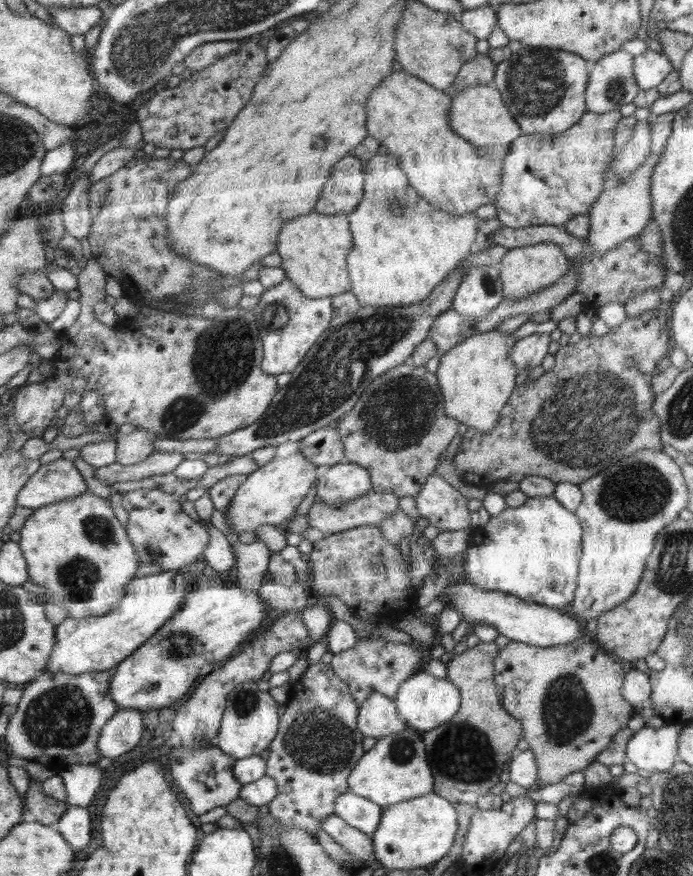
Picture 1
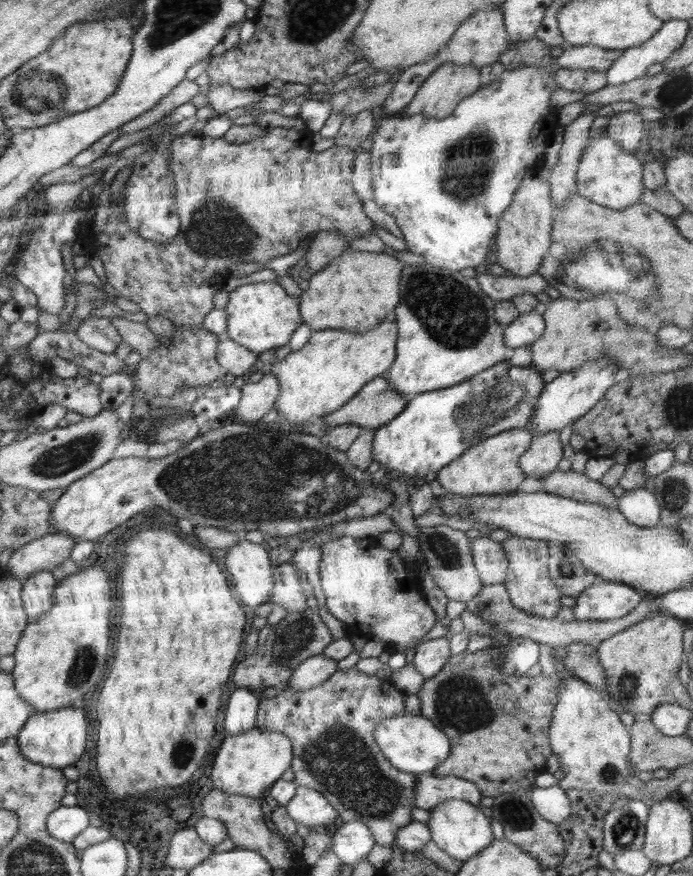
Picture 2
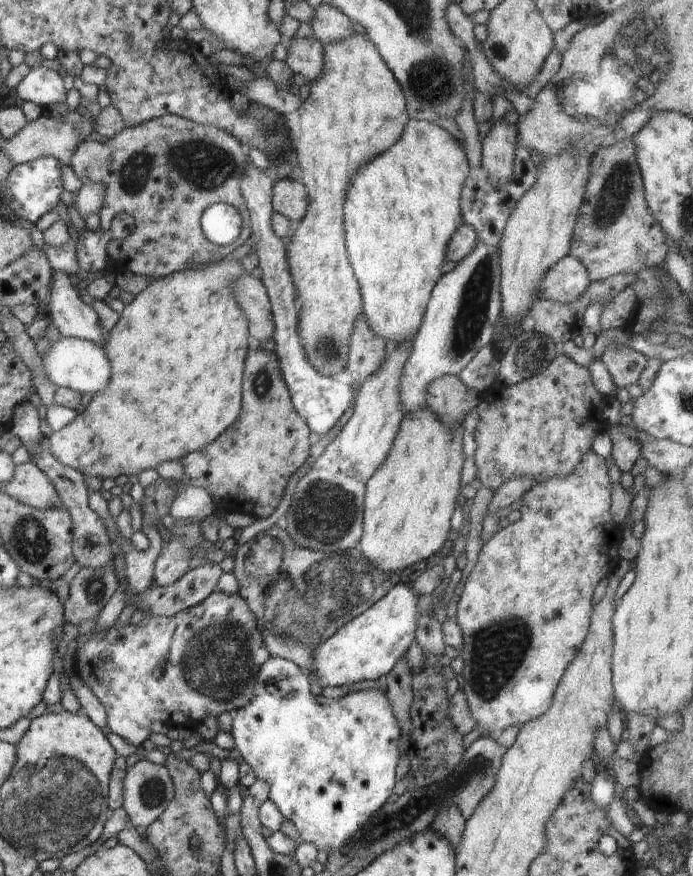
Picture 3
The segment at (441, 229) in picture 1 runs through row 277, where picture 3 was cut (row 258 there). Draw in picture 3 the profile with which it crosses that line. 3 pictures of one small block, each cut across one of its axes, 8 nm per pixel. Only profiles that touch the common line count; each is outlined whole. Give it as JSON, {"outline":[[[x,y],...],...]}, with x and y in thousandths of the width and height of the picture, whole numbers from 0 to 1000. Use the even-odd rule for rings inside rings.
{"outline":[[[590,136],[586,144],[583,144],[580,155],[574,158],[574,162],[569,162],[560,171],[545,176],[540,183],[528,185],[511,199],[508,208],[505,208],[502,217],[499,217],[499,228],[496,228],[495,237],[495,259],[502,295],[511,308],[511,315],[517,320],[517,324],[519,324],[519,333],[522,333],[522,342],[525,342],[525,358],[528,358],[531,372],[534,372],[534,377],[543,384],[557,386],[561,395],[580,393],[580,390],[599,385],[600,378],[609,368],[622,333],[626,326],[629,326],[632,317],[639,314],[638,301],[644,298],[644,281],[646,281],[652,267],[658,265],[658,261],[668,252],[664,244],[664,221],[672,201],[675,201],[675,192],[675,182],[668,167],[646,150],[622,139]]]}

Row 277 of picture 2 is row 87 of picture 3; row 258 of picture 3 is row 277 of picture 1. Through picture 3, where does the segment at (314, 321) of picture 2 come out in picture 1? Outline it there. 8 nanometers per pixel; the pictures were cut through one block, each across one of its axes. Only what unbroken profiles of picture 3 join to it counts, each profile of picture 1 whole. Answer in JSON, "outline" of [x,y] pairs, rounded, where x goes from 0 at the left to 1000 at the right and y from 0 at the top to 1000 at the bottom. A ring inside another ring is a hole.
{"outline":[[[447,242],[442,247],[430,247],[410,256],[400,267],[400,288],[407,295],[405,305],[413,315],[443,338],[452,341],[479,339],[505,331],[505,318],[501,307],[501,292],[508,285],[508,267],[502,260],[499,244],[470,247],[459,242]]]}

